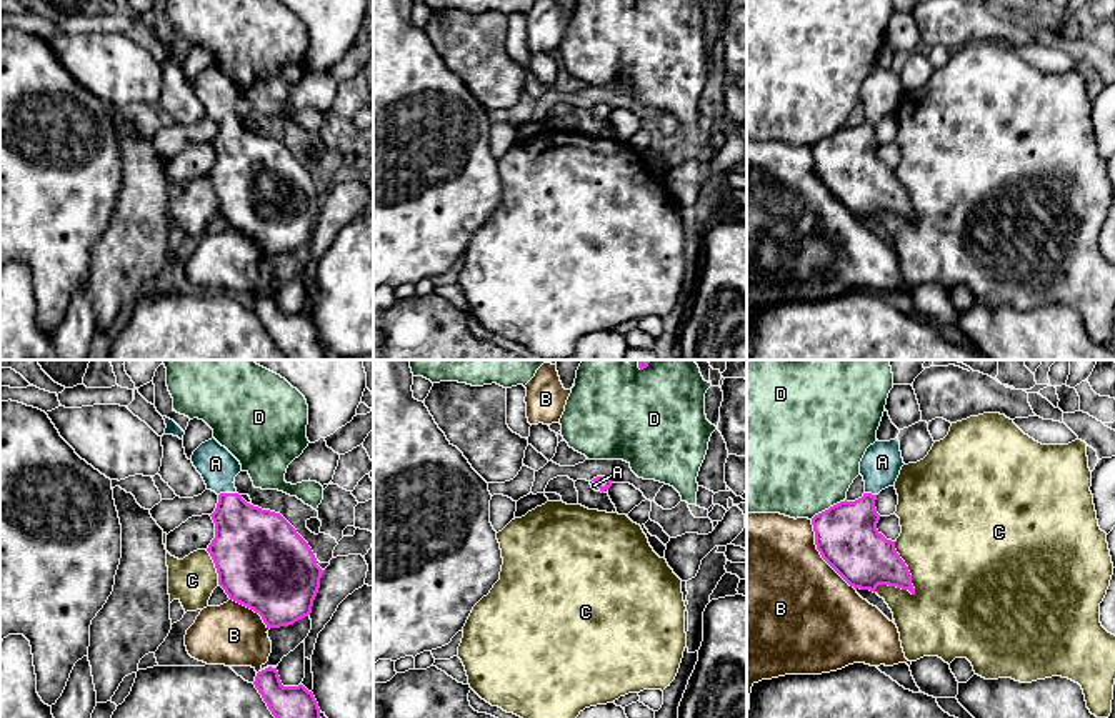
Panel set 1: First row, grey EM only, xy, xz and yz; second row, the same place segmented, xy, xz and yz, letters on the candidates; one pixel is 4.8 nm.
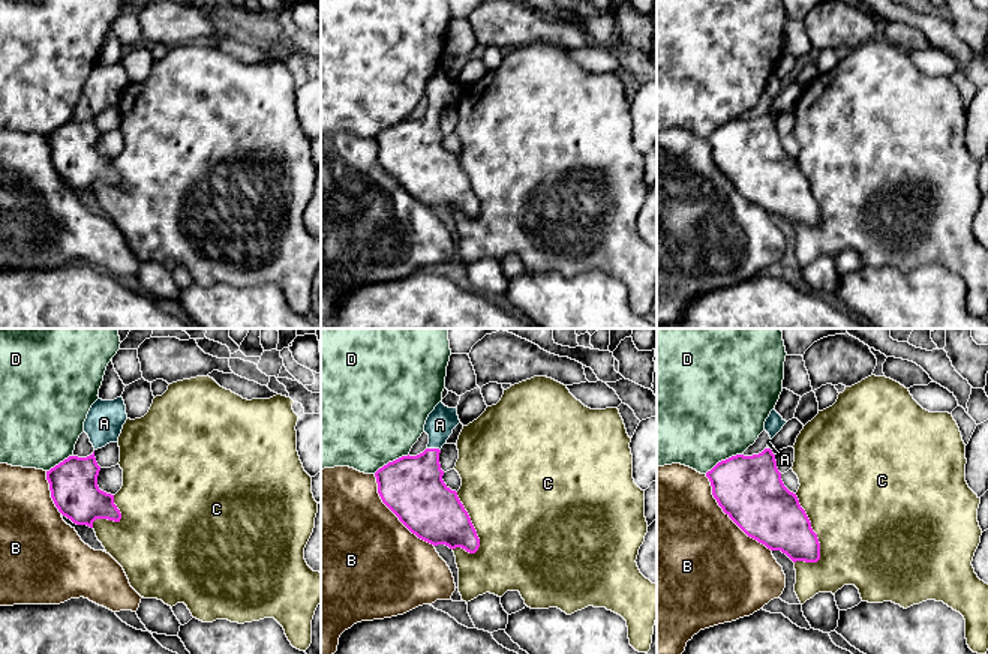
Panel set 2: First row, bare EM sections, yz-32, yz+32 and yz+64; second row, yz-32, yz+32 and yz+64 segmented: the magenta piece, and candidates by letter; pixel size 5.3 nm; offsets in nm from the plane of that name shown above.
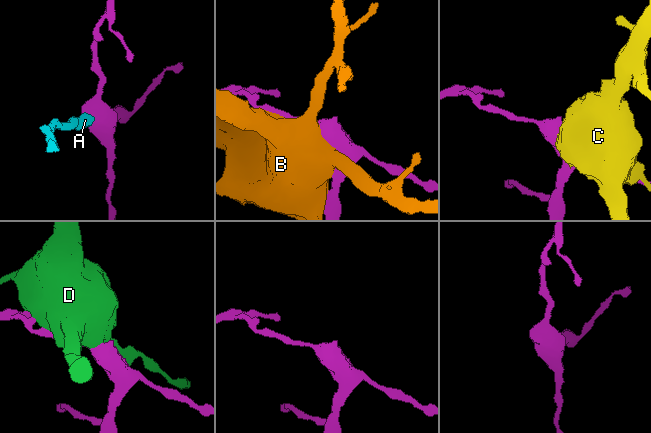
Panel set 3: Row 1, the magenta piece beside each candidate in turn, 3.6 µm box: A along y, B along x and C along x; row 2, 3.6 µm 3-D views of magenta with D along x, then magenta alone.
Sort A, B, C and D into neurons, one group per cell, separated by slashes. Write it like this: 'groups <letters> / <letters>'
groups A / B / C / D

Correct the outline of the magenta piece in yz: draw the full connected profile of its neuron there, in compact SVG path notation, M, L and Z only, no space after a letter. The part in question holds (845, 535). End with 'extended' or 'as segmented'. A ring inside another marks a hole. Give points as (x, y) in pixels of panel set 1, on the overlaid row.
M898 436L870 445L860 461L865 493L855 501L840 501L812 518L815 545L822 558L855 590L875 593L878 585L915 595L908 566L878 530L877 495L895 486L903 466Z; extended

